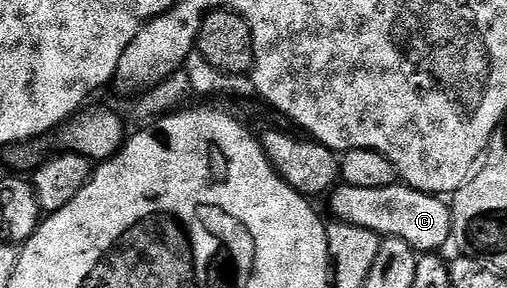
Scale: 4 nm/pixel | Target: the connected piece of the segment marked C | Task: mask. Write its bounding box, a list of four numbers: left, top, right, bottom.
[328,183,452,253]

